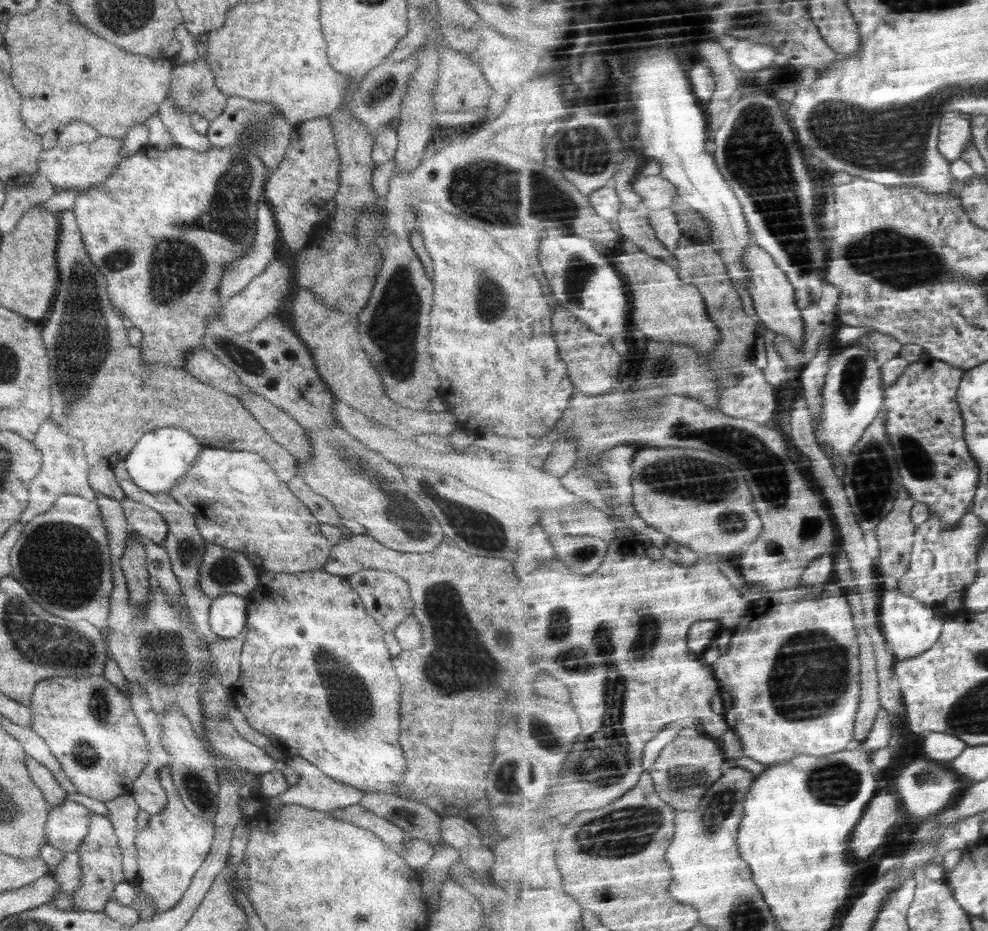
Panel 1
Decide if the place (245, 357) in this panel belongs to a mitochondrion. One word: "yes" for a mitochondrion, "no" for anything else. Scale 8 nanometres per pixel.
yes

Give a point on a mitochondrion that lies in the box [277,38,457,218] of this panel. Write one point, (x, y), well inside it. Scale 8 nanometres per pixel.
(383, 87)

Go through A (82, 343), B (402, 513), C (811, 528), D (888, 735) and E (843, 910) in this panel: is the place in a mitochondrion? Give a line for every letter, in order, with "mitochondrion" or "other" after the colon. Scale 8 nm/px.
A: mitochondrion
B: mitochondrion
C: mitochondrion
D: other
E: other

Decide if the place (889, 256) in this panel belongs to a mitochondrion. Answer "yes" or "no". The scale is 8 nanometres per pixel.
yes

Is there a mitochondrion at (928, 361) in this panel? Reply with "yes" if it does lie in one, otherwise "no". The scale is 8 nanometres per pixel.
no

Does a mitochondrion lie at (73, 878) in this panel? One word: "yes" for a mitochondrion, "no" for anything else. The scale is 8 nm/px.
no

